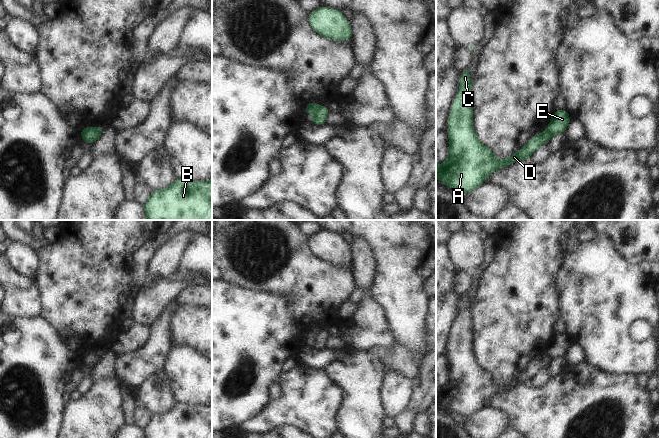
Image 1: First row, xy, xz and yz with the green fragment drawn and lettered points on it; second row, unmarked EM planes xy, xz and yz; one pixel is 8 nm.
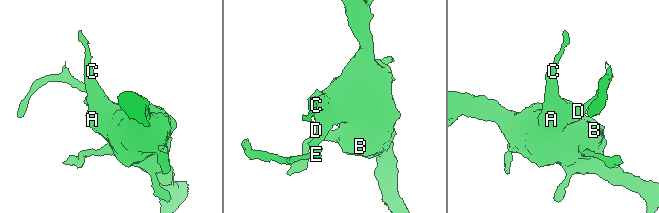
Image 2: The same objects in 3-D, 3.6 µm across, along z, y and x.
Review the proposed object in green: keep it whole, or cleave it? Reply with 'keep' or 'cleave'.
cleave

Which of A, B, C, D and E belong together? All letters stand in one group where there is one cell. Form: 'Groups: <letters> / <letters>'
Groups: A B C D / E

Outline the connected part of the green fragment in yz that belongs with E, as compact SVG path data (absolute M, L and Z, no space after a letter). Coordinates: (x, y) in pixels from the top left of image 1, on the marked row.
M566 109L562 111L555 110L546 130L550 133L551 137L558 133L565 133L570 119L570 115Z

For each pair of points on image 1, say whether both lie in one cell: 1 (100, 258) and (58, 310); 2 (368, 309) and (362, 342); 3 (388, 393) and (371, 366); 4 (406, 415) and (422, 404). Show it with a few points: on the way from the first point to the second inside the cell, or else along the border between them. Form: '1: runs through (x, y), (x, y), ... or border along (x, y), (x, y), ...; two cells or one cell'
1: runs through (87, 271), (80, 278), (79, 289), (71, 297); one cell
2: runs through (368, 317), (368, 329), (365, 334); one cell
3: border along (385, 371), (381, 385), (382, 407); two cells
4: runs through (410, 411), (418, 404); one cell

